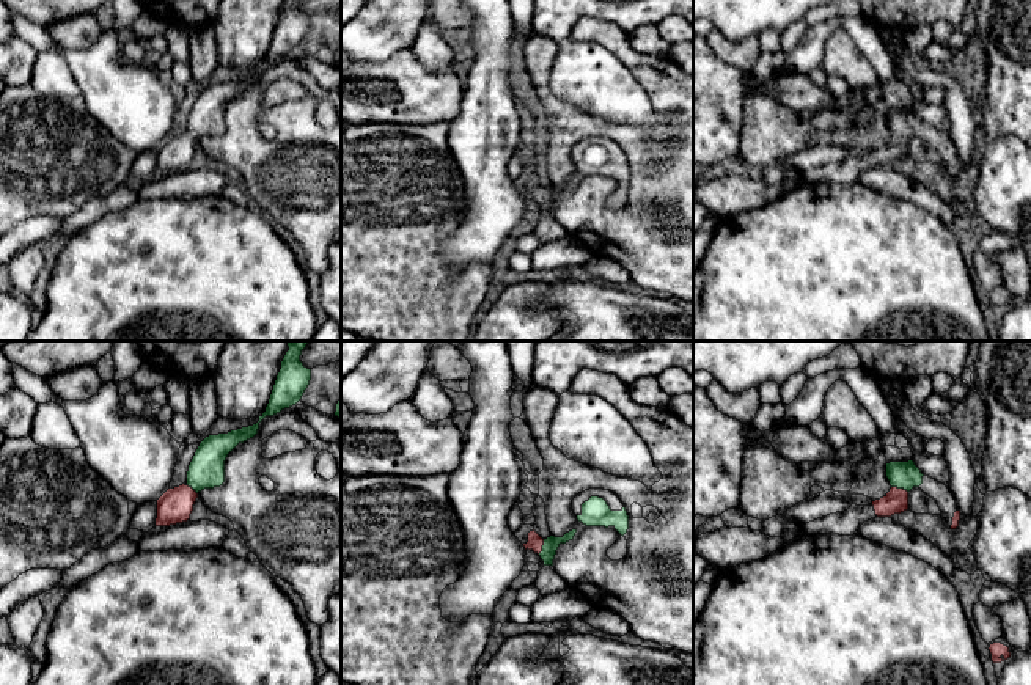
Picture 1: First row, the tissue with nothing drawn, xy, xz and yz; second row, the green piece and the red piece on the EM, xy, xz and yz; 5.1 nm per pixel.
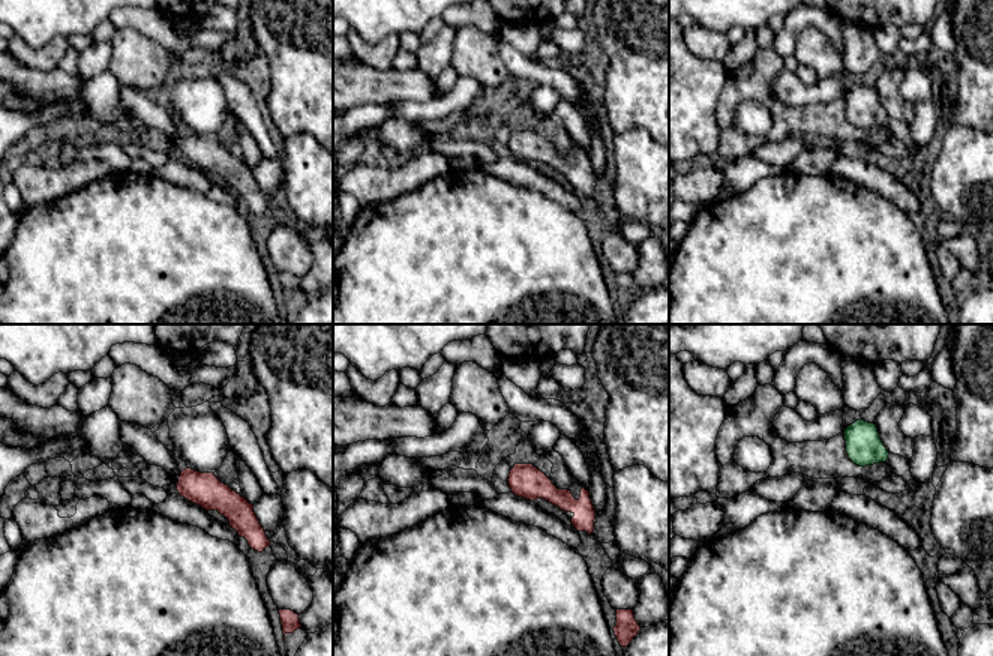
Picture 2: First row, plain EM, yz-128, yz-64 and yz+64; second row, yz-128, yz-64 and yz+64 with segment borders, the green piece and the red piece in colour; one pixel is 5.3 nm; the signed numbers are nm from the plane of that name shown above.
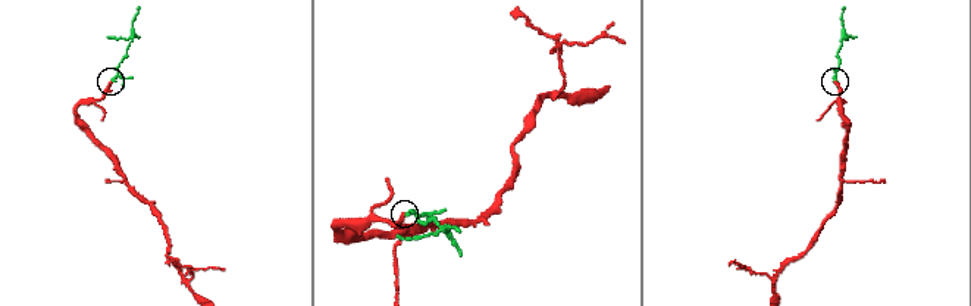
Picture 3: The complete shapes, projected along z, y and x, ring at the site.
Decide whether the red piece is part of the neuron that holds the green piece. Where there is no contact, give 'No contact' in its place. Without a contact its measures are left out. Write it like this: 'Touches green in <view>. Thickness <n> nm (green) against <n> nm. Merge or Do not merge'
Touches green in yz. Thickness 140 nm (green) against 120 nm. Merge

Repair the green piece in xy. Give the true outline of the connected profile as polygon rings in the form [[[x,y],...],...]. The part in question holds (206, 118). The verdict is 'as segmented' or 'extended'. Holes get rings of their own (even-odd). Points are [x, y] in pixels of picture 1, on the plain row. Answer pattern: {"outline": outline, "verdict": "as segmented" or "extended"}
{"outline": [[[286,0],[281,17],[277,24],[266,60],[253,74],[231,79],[228,82],[206,85],[187,119],[187,130],[168,137],[157,148],[156,174],[170,174],[187,170],[193,159],[198,141],[204,137],[220,135],[225,130],[225,108],[228,102],[239,93],[258,82],[259,71],[266,64],[273,64],[284,57],[295,53],[311,28],[311,17],[300,9],[302,0]]], "verdict": "extended"}

